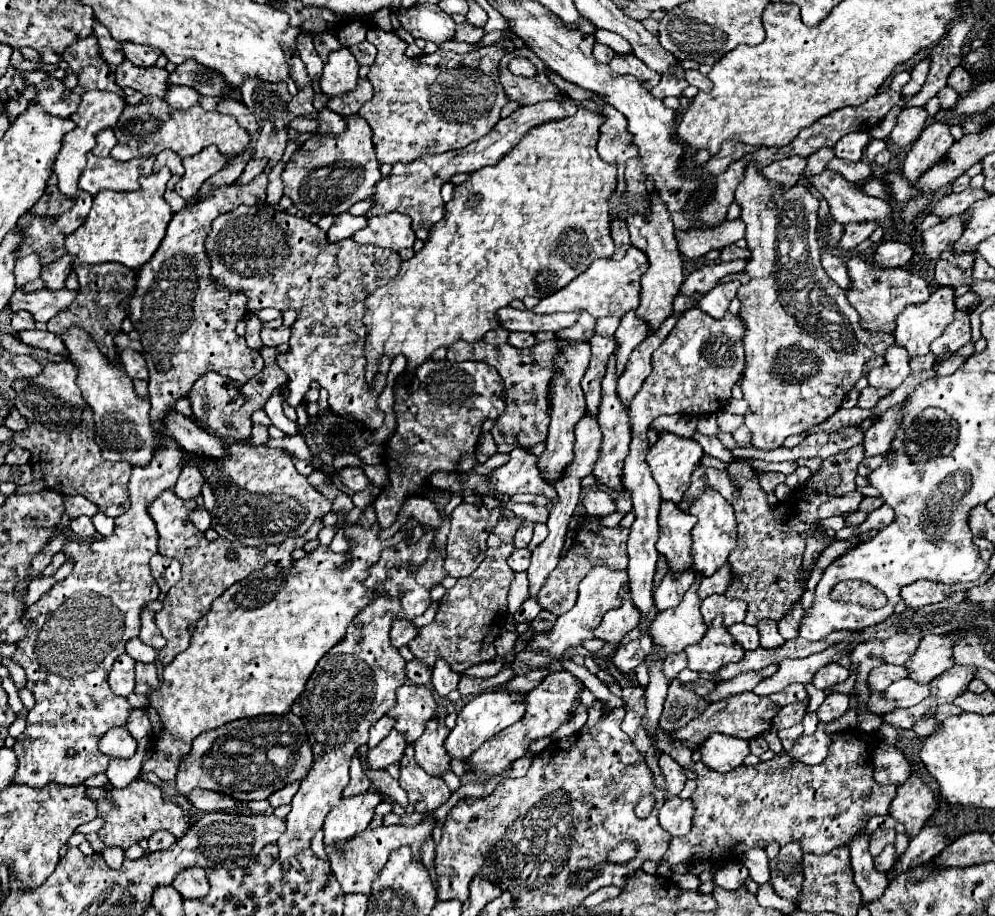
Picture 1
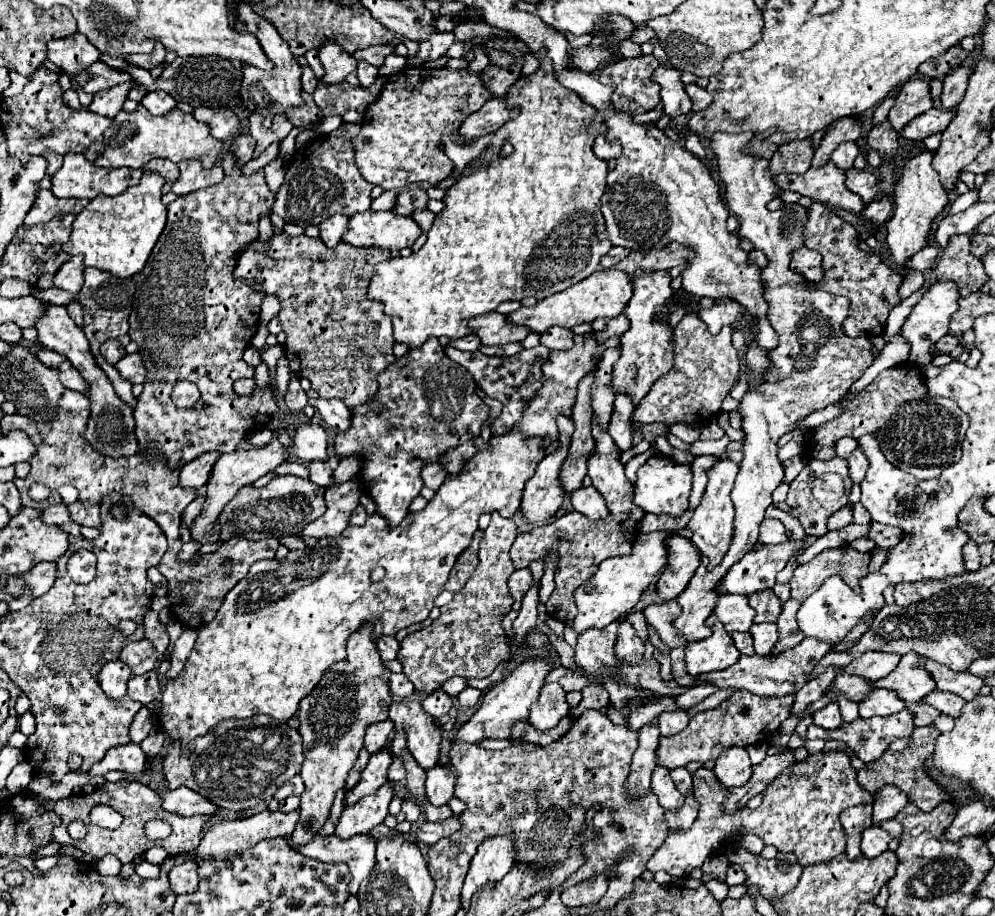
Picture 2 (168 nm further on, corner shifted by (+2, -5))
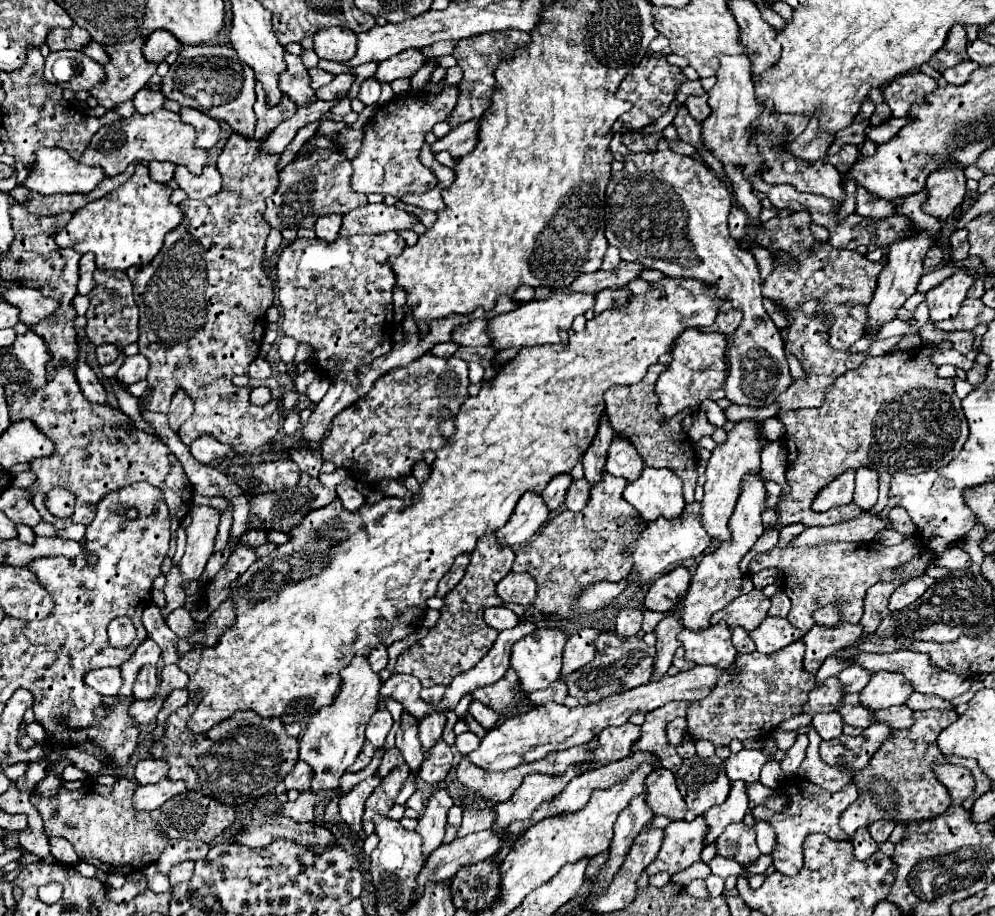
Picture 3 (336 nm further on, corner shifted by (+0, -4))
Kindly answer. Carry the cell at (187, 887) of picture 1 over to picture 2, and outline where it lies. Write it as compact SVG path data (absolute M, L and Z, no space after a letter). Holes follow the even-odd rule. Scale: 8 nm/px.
M185 861L183 865L175 865L175 869L169 871L169 883L175 895L193 893L197 889L197 861Z

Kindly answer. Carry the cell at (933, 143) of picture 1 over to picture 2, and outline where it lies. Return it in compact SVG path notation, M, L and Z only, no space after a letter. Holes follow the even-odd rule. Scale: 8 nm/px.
M919 153L913 159L907 159L901 171L901 181L895 185L895 209L891 219L887 221L887 245L891 251L891 261L899 271L907 271L907 259L919 249L927 247L927 237L935 217L949 203L943 185L939 183L939 175L931 167L933 153Z

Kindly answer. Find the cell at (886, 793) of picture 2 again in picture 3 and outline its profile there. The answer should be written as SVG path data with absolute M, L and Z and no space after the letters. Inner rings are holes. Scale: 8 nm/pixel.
M877 820L877 822L873 822L871 826L869 826L869 832L871 832L871 836L879 842L879 844L883 844L883 842L887 842L887 838L889 838L889 834L893 832L893 828L895 828L895 820Z

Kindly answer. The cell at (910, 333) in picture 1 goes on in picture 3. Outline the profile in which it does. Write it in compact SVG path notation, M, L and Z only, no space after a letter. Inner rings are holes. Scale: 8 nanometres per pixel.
M959 272L943 280L939 286L931 288L925 294L925 302L929 306L929 324L937 324L941 320L949 320L957 316L961 302L965 300L965 294L971 288L971 284L973 278L965 272Z

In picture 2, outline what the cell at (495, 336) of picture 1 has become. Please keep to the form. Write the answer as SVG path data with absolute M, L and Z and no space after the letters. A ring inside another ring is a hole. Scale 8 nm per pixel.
M467 335L467 337L461 337L459 341L449 341L447 345L449 345L449 347L455 347L455 349L459 349L459 351L477 351L479 345L481 345L481 341L479 341L479 337L475 337L475 335Z

